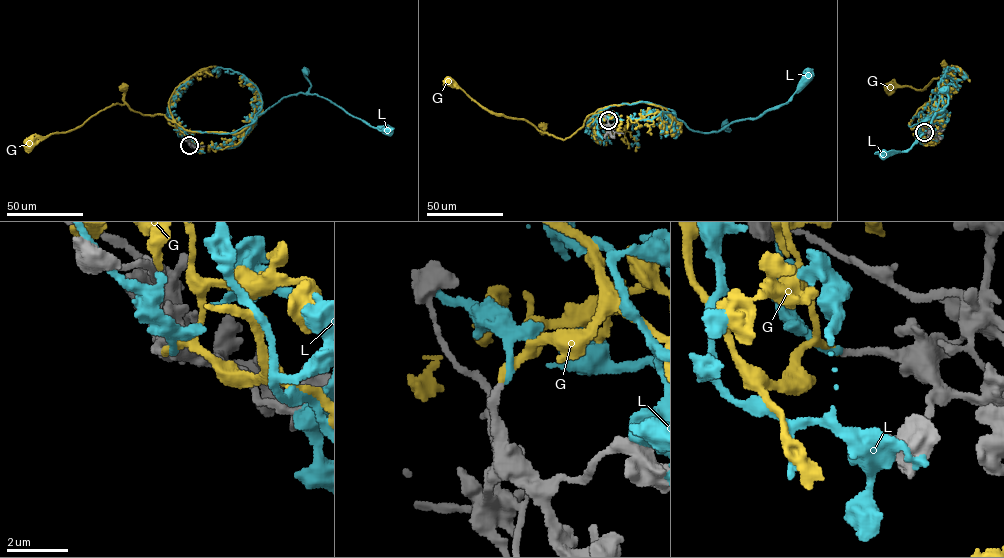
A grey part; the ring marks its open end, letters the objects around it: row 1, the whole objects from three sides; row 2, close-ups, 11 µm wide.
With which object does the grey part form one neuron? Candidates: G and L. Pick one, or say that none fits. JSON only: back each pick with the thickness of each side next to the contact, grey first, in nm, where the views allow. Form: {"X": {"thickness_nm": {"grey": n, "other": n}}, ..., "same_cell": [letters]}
{"G": {"thickness_nm": {"grey": 220, "other": 220}}, "same_cell": ["G"]}

